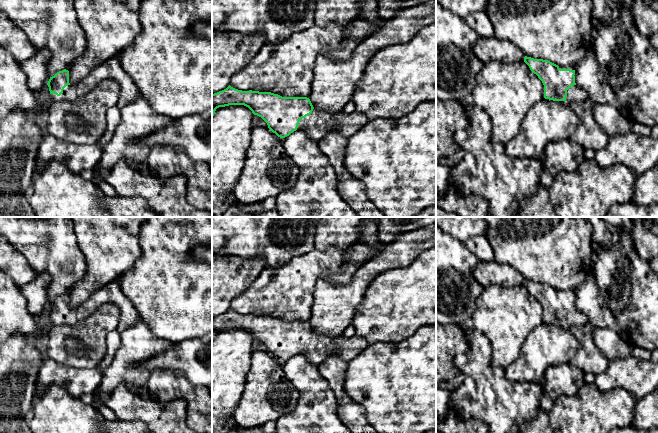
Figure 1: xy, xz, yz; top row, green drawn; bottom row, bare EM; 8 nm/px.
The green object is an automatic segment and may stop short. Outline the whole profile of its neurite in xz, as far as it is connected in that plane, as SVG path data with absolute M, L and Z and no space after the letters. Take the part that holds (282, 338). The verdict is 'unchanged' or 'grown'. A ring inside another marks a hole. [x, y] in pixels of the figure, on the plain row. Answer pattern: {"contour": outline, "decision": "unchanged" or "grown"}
{"contour": "M230 309L212 318L212 341L219 331L244 329L261 341L268 352L280 362L296 354L305 355L318 366L331 354L345 362L354 359L371 344L362 336L331 337L327 332L315 333L307 321L282 321L271 316L242 315Z", "decision": "grown"}

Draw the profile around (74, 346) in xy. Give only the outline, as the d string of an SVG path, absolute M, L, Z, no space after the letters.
M68 338L65 341L65 344L66 344L69 354L72 356L74 356L76 353L84 349L83 344L80 341L73 339L73 338Z

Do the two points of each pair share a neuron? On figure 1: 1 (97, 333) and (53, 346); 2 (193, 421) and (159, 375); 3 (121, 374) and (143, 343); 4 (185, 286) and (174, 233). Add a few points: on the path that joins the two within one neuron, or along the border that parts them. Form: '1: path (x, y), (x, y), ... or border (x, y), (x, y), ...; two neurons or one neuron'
1: path (86, 333), (66, 333), (64, 335); one neuron
2: path (193, 408), (193, 402), (178, 387), (172, 387); one neuron
3: path (124, 366), (135, 351); one neuron
4: path (174, 273), (174, 246); one neuron

